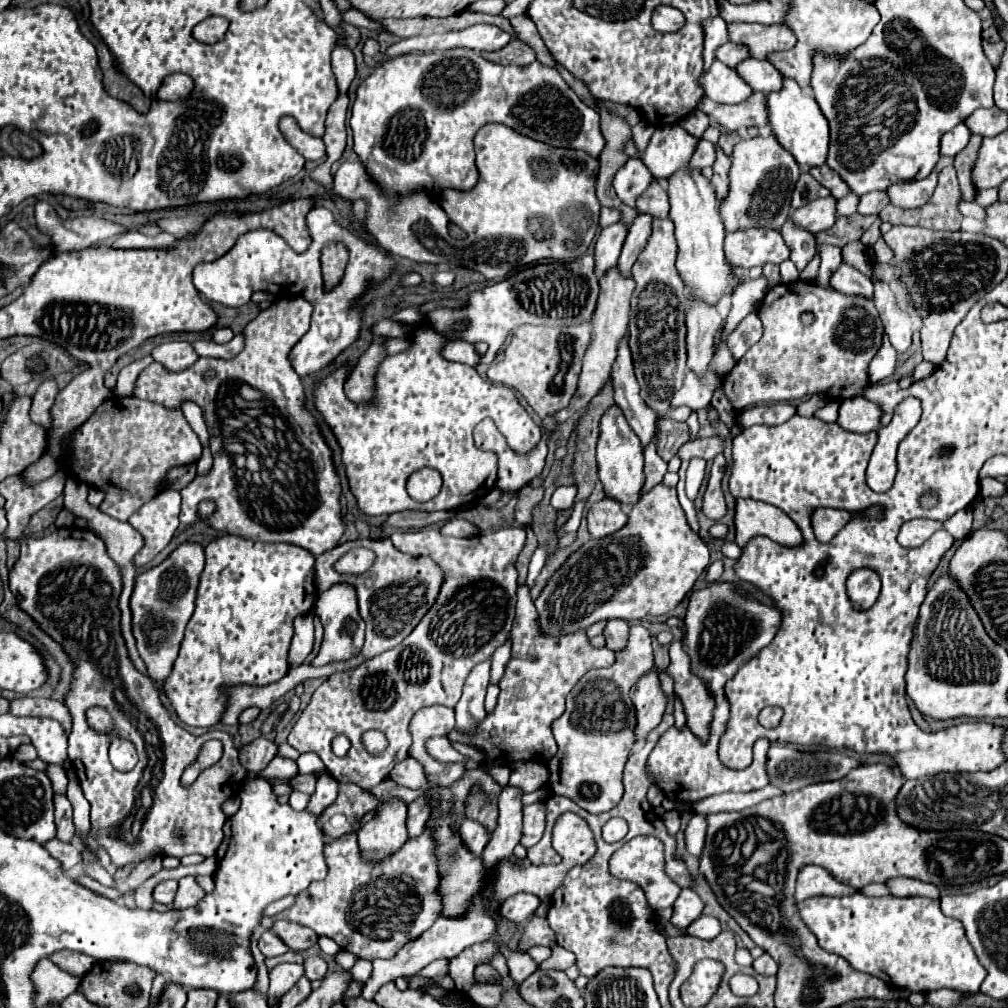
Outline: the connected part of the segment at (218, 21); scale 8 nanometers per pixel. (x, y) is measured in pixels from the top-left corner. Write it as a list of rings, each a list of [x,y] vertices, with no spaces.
[[[207,18],[199,22],[199,26],[193,28],[193,38],[205,44],[215,44],[223,40],[227,32],[227,20],[225,18]]]

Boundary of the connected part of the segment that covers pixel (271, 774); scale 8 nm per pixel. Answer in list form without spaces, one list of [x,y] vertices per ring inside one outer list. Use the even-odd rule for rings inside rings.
[[[277,756],[275,762],[271,762],[261,774],[257,774],[261,778],[277,778],[277,780],[291,780],[297,776],[297,764],[295,760],[287,760]]]

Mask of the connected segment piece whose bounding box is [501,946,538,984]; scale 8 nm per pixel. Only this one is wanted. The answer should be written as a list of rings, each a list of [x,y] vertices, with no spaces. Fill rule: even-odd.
[[[505,946],[501,948],[501,952],[507,958],[510,976],[517,984],[521,984],[537,970],[538,964],[528,953],[513,952],[510,948],[505,948]]]

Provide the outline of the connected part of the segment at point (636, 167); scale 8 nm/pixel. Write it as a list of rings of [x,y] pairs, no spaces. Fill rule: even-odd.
[[[631,142],[631,146],[627,146],[627,154],[631,154],[631,160],[619,170],[619,174],[613,180],[613,186],[615,186],[615,192],[621,198],[621,202],[631,206],[633,210],[637,210],[635,202],[643,194],[643,190],[649,186],[651,172],[647,170],[647,166],[641,160],[635,158],[637,152],[635,152],[633,142]]]

